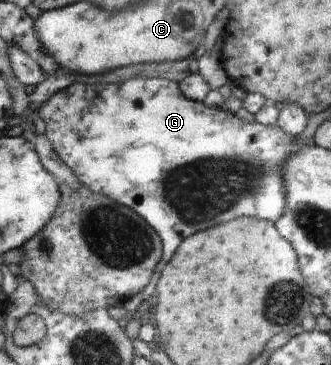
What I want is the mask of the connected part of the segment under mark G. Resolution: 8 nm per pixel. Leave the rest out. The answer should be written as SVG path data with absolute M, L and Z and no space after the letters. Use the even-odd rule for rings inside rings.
M138 78L122 83L91 83L88 79L79 79L40 103L38 115L45 122L44 134L75 178L93 192L103 193L134 210L155 229L163 242L162 258L149 284L123 303L128 312L138 315L149 304L161 270L183 238L237 217L274 223L284 213L282 164L291 153L299 150L291 145L296 137L276 125L243 122L234 113L223 112L221 107L209 107L185 98L176 78Z

